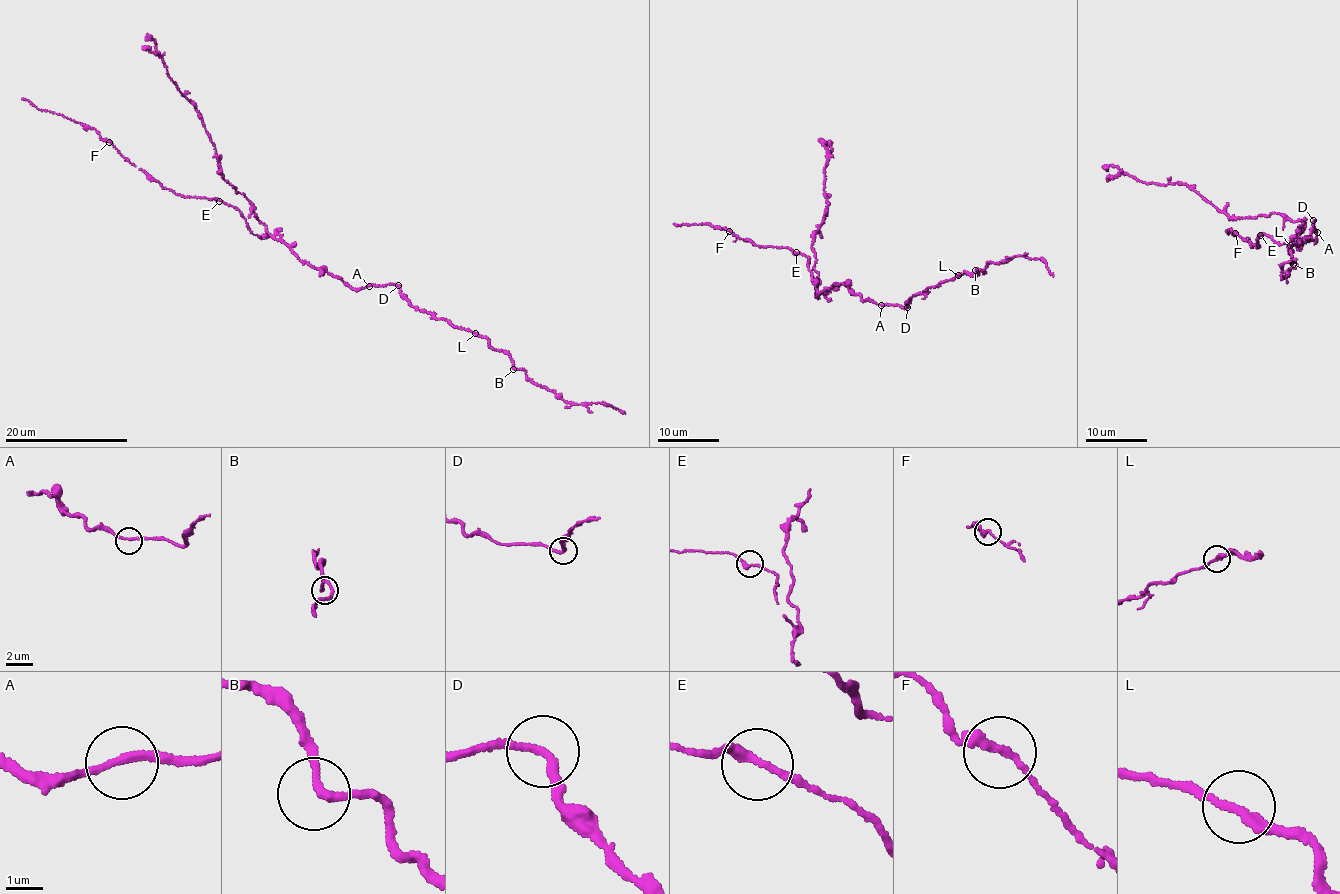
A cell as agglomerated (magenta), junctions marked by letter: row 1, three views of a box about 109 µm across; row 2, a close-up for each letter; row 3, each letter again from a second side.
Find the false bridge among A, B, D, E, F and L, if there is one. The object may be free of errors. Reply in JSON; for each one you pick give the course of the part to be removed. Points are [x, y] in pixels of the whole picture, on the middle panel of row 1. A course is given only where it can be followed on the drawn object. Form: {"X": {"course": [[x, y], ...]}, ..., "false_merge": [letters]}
{"false_merge": []}

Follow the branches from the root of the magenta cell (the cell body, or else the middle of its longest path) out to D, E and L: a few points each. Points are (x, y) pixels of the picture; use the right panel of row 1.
D: (1306, 239), (1316, 243), (1317, 234), (1312, 225), (1314, 220)
E: (1306, 239), (1298, 244), (1300, 231), (1303, 232), (1280, 245), (1266, 234), (1260, 235)
L: (1306, 239), (1316, 243), (1313, 221), (1309, 237), (1290, 245)

